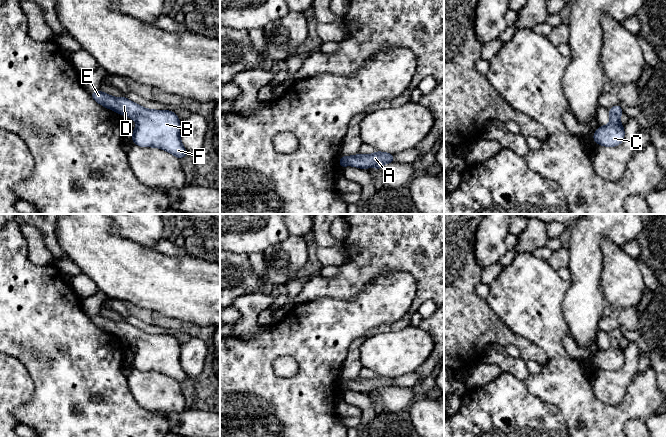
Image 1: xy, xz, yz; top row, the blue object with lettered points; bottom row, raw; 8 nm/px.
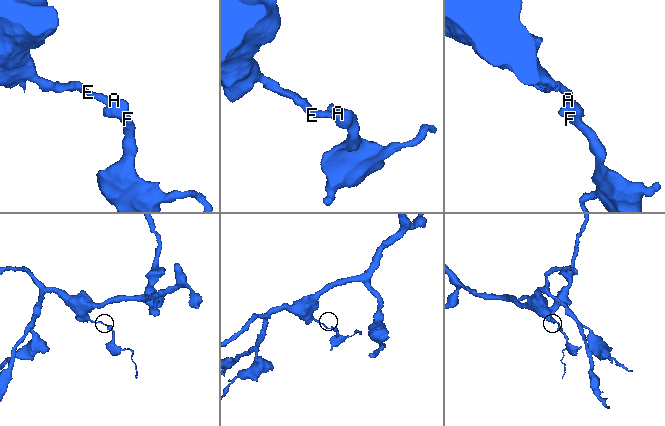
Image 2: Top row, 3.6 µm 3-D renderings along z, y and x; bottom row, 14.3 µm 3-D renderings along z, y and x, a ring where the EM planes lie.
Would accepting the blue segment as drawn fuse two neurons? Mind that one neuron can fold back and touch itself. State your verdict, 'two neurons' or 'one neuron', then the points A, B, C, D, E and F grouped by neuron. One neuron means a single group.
one neuron | A B C D E F

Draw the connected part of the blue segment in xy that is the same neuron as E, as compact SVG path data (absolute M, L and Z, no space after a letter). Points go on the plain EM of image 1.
M100 314L90 319L100 329L137 346L132 359L134 368L160 372L180 384L188 378L180 364L180 343L174 336L146 333L128 322L116 322Z

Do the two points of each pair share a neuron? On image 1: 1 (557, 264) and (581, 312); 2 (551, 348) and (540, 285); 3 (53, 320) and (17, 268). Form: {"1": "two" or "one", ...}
{"1": "two", "2": "one", "3": "one"}

